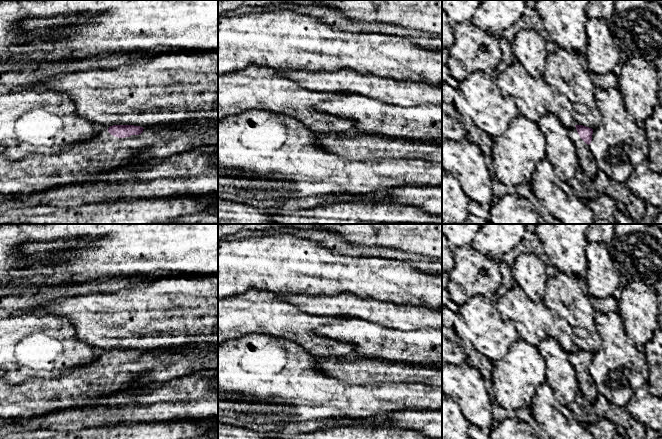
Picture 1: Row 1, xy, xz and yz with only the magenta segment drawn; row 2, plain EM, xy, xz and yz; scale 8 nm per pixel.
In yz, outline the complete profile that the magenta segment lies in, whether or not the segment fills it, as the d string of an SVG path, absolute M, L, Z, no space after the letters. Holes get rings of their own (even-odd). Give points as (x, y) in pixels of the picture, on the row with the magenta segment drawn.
M575 125L569 130L569 134L577 148L580 168L586 175L587 180L592 179L599 171L597 162L589 147L592 141L593 129L583 125Z

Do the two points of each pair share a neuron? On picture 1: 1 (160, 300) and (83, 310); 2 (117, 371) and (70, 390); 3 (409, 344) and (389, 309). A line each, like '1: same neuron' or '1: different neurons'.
1: same neuron
2: same neuron
3: different neurons

